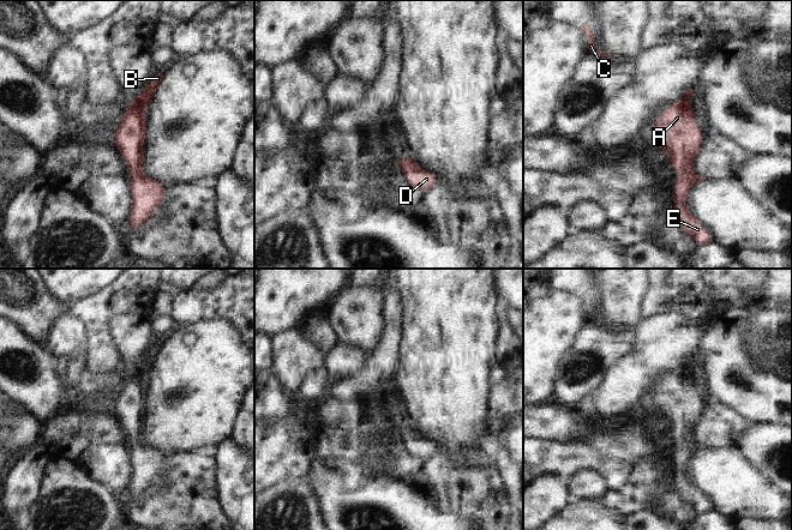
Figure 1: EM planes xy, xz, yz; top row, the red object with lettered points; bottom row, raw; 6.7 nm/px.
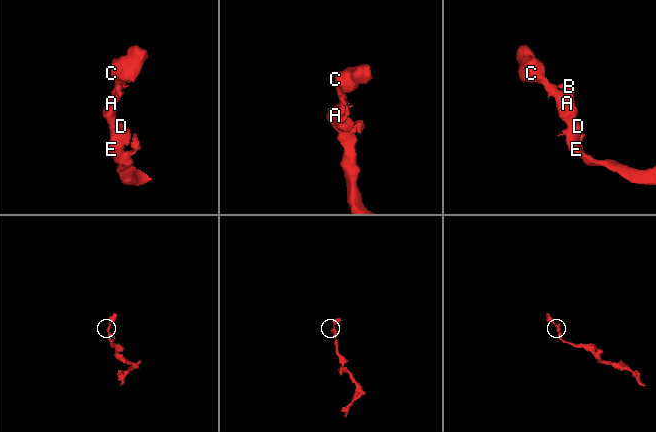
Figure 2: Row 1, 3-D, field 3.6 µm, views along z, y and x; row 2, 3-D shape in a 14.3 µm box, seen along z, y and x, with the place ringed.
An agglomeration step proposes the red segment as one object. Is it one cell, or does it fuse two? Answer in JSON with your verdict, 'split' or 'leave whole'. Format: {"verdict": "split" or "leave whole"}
{"verdict": "leave whole"}

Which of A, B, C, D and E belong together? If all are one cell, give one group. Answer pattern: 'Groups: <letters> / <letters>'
Groups: A B C D E.

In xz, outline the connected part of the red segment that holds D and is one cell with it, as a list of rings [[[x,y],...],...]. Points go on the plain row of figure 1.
[[[402,424],[397,432],[407,450],[418,458],[428,459],[438,451],[437,444],[420,436],[412,424]]]

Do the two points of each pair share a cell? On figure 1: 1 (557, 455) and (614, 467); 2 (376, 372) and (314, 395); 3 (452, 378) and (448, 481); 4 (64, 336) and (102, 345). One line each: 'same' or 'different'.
1: same
2: different
3: different
4: different

